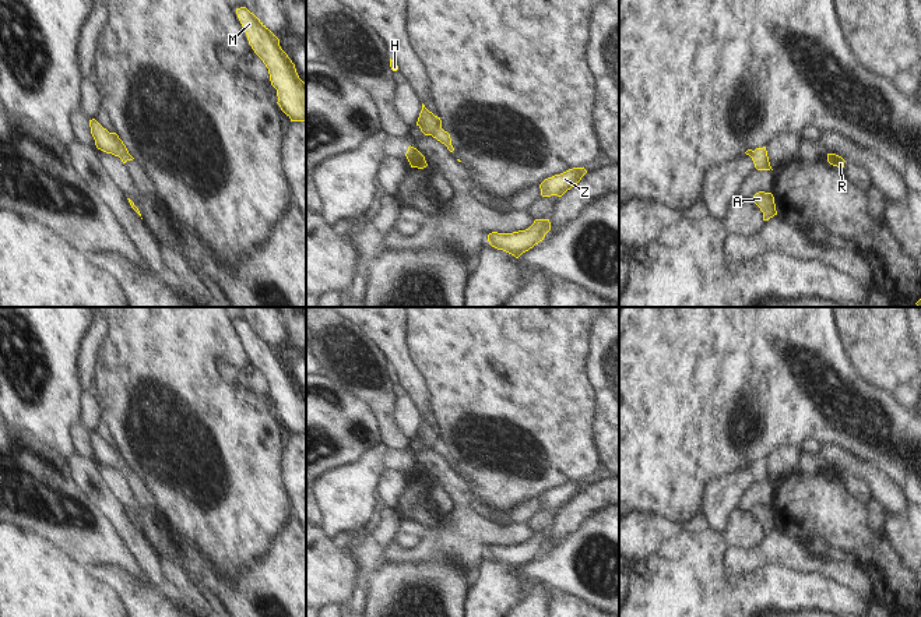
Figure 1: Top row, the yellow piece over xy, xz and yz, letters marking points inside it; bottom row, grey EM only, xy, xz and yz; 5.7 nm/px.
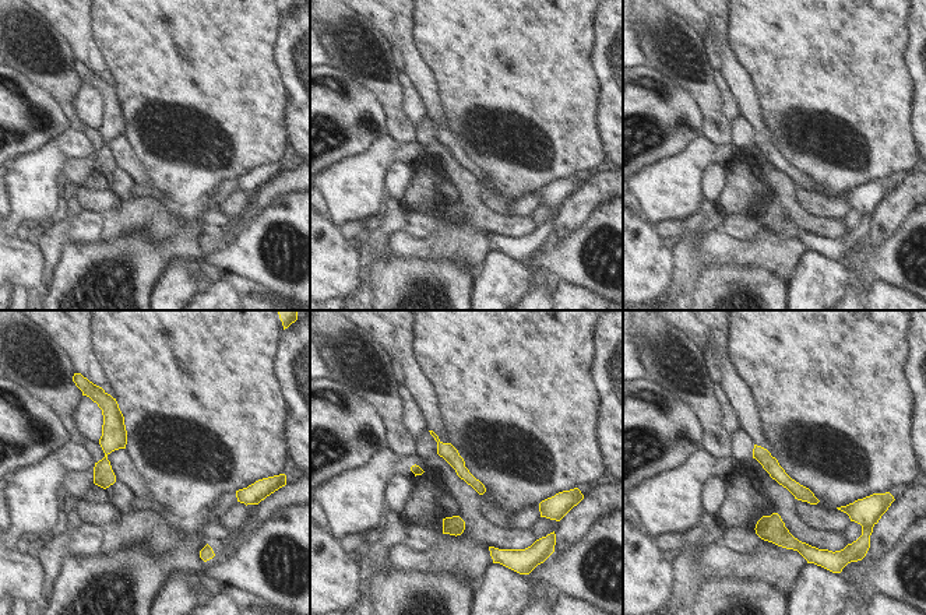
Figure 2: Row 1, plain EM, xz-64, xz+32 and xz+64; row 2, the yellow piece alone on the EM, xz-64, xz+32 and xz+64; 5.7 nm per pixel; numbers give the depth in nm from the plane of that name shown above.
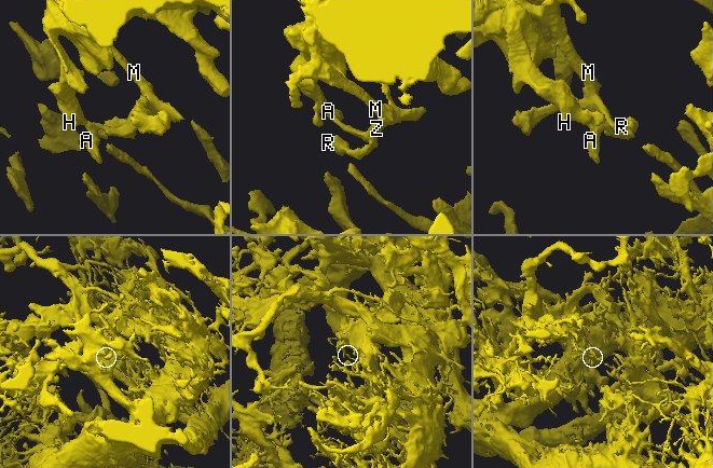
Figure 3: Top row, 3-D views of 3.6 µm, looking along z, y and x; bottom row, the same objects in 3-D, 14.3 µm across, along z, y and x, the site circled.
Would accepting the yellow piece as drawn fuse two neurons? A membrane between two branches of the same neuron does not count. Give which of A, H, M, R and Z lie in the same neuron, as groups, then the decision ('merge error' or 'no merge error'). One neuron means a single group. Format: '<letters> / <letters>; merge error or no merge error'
A M R Z / H; merge error

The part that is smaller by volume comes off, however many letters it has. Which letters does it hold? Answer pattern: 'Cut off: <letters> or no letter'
Cut off: A, M, R, Z

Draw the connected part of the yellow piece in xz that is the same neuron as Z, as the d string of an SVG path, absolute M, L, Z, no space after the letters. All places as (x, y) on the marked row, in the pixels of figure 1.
M573 168L560 174L548 177L539 184L541 195L562 197L567 190L570 190L574 184L577 184L586 173L587 170L584 168Z

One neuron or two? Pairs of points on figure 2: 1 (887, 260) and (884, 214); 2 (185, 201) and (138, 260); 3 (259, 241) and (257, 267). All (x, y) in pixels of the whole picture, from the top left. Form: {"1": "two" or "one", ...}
{"1": "two", "2": "one", "3": "one"}

